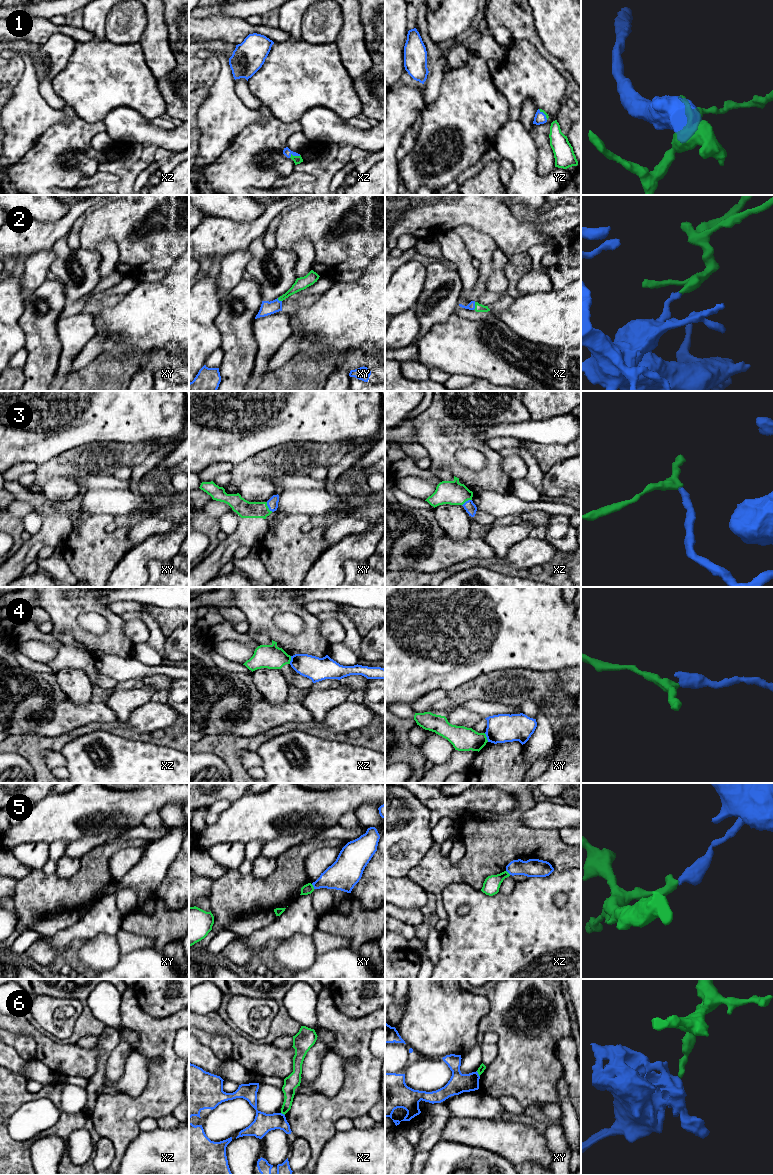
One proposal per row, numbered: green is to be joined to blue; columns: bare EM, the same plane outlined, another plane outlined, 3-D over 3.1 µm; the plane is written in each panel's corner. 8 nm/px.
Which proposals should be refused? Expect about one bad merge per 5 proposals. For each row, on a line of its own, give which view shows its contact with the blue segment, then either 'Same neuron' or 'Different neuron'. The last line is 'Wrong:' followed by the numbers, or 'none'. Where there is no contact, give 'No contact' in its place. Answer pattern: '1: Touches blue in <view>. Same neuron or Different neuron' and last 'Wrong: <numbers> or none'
1: Touches blue in xz. Same neuron
2: Touches blue in xz. Same neuron
3: Touches blue in xy. Same neuron
4: Touches blue in xy. Different neuron
5: Touches blue in xy. Different neuron
6: Touches blue in xy. Different neuron
Wrong: 4, 5, 6

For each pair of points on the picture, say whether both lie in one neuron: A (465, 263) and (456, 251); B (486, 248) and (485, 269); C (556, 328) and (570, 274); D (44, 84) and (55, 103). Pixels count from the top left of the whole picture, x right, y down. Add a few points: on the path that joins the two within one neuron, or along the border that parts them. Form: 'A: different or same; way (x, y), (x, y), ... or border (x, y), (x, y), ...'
A: same; way (463, 260), (458, 254)
B: same; way (485, 253), (485, 264)
C: different; border (570, 281), (560, 289), (553, 289)
D: same; way (45, 89), (51, 98)

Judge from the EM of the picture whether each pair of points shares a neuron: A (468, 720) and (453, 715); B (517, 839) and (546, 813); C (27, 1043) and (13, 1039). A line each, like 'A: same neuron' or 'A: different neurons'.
A: same neuron
B: different neurons
C: same neuron

